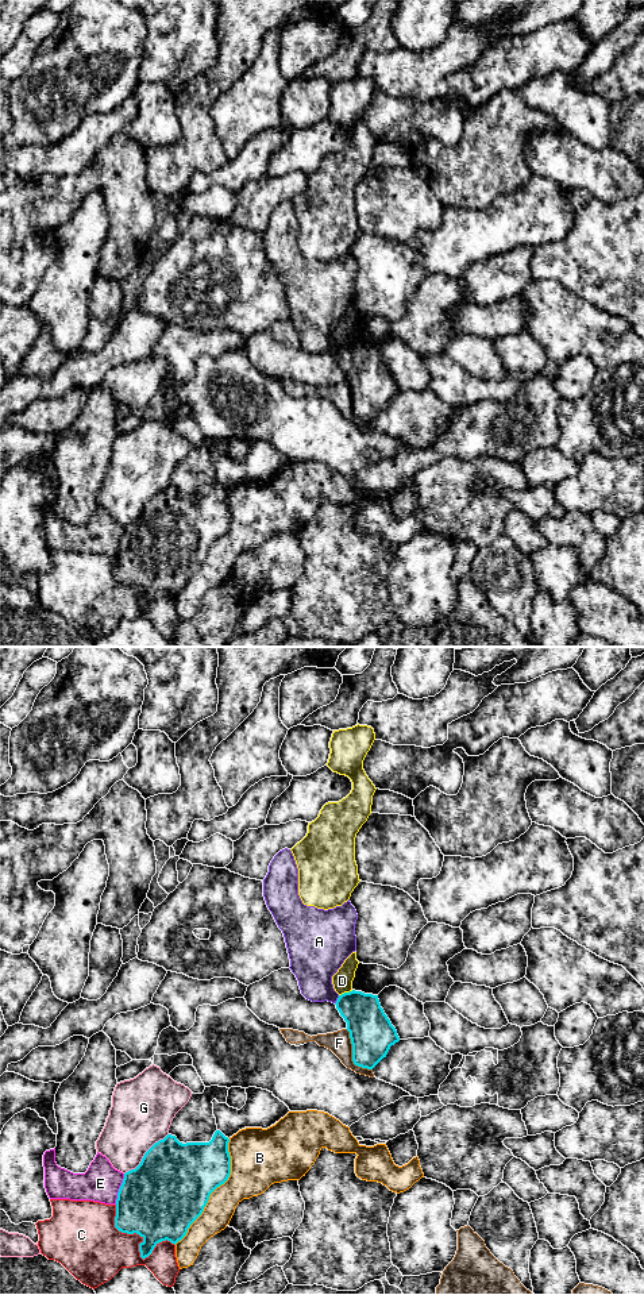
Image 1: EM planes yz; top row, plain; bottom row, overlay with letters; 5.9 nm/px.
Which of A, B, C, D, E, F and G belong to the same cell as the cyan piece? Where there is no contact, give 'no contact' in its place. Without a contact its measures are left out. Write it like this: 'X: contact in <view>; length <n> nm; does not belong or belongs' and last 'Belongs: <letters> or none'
A: contact in yz; length 60 nm; does not belong
B: contact in yz; length 700 nm; does not belong
C: contact in yz; length 440 nm; does not belong
D: contact in yz; length 90 nm; does not belong
E: contact in yz; length 190 nm; does not belong
F: contact in yz; length 300 nm; does not belong
G: contact in yz; length 360 nm; does not belong
Belongs: none

